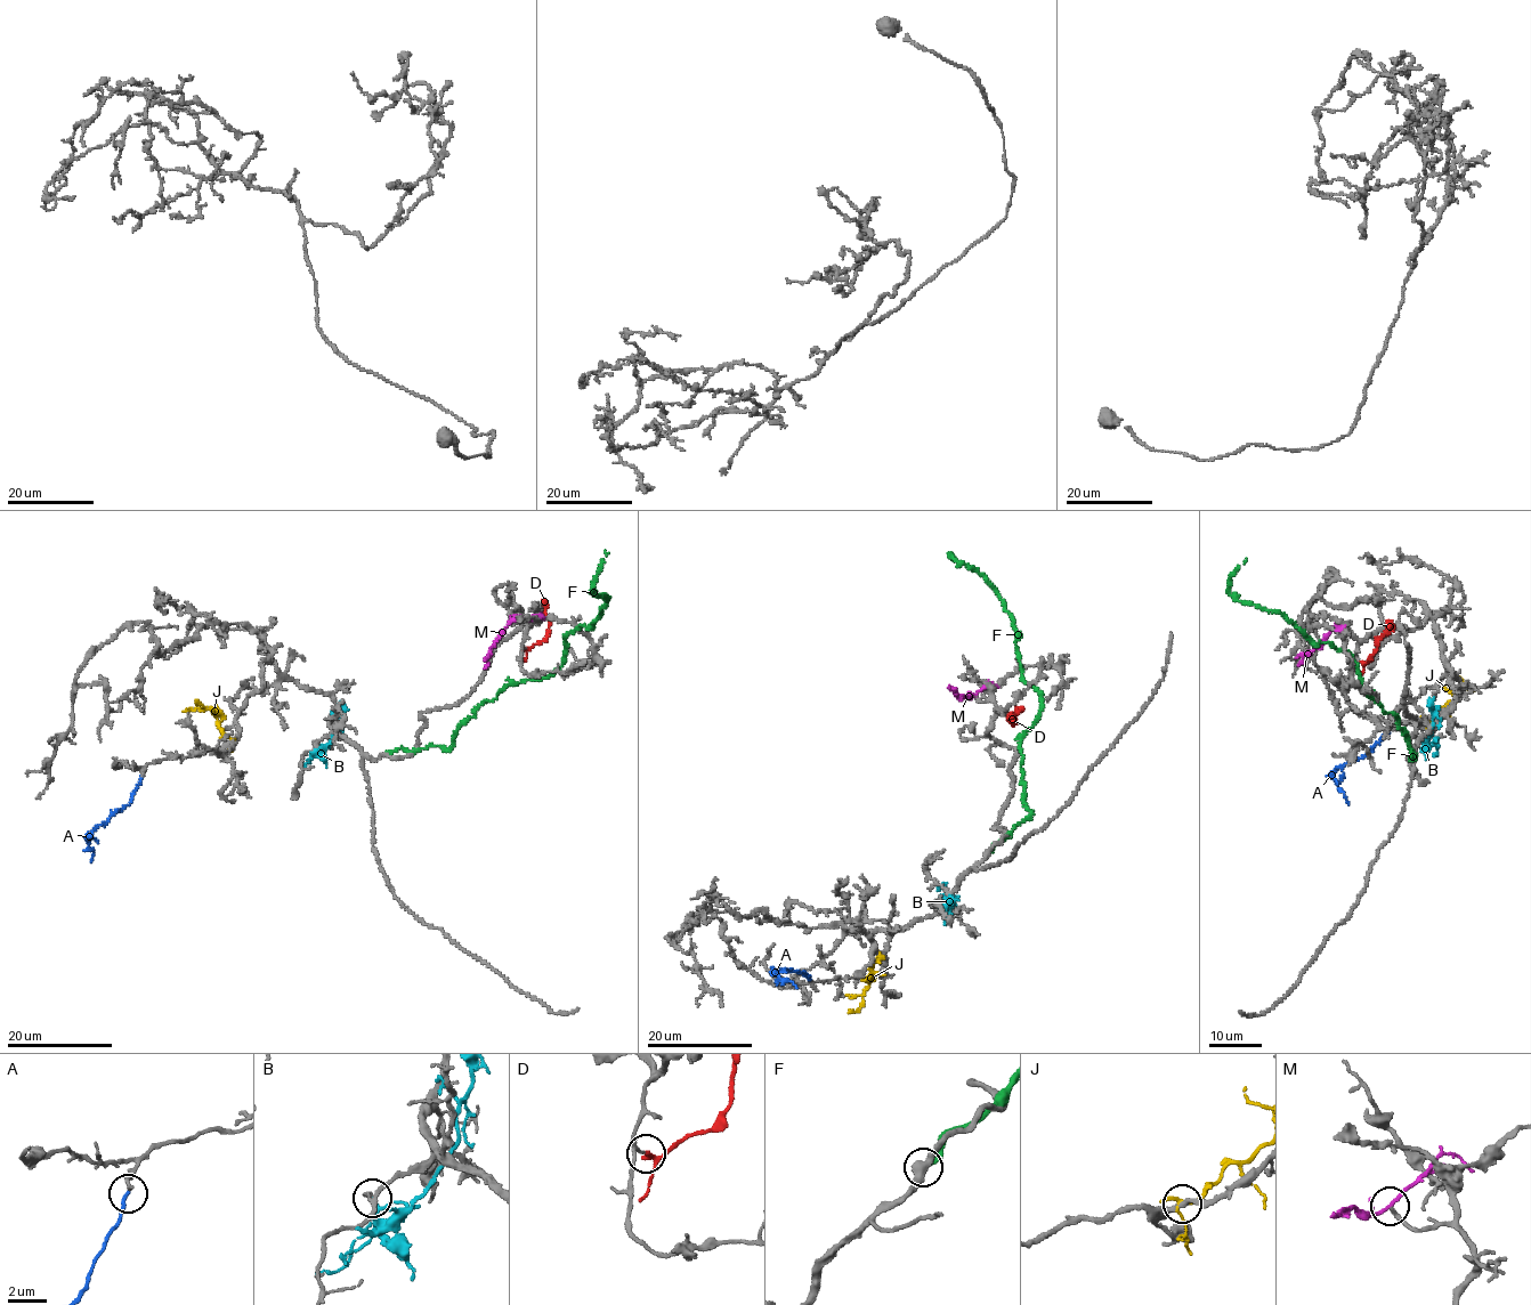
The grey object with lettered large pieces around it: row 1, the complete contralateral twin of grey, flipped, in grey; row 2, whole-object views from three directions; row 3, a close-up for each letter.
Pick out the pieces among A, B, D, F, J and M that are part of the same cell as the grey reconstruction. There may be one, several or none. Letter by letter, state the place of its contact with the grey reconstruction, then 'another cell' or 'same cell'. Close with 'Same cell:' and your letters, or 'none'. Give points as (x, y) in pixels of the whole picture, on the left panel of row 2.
A: (142, 776) | same cell
B: (315, 744) | another cell
D: (525, 648) | same cell
F: (386, 753) | another cell
J: (232, 739) | another cell
M: (520, 617) | another cell
Same cell: A, D

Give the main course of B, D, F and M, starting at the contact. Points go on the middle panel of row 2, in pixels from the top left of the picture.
B: (946, 913), (950, 893), (946, 892), (945, 888), (938, 889)
D: (1006, 714), (1022, 708), (1011, 722)
F: (987, 853), (1029, 815), (1019, 746), (1041, 694), (1025, 681), (999, 594), (947, 553), (952, 559)
M: (975, 696), (958, 699), (954, 690)

